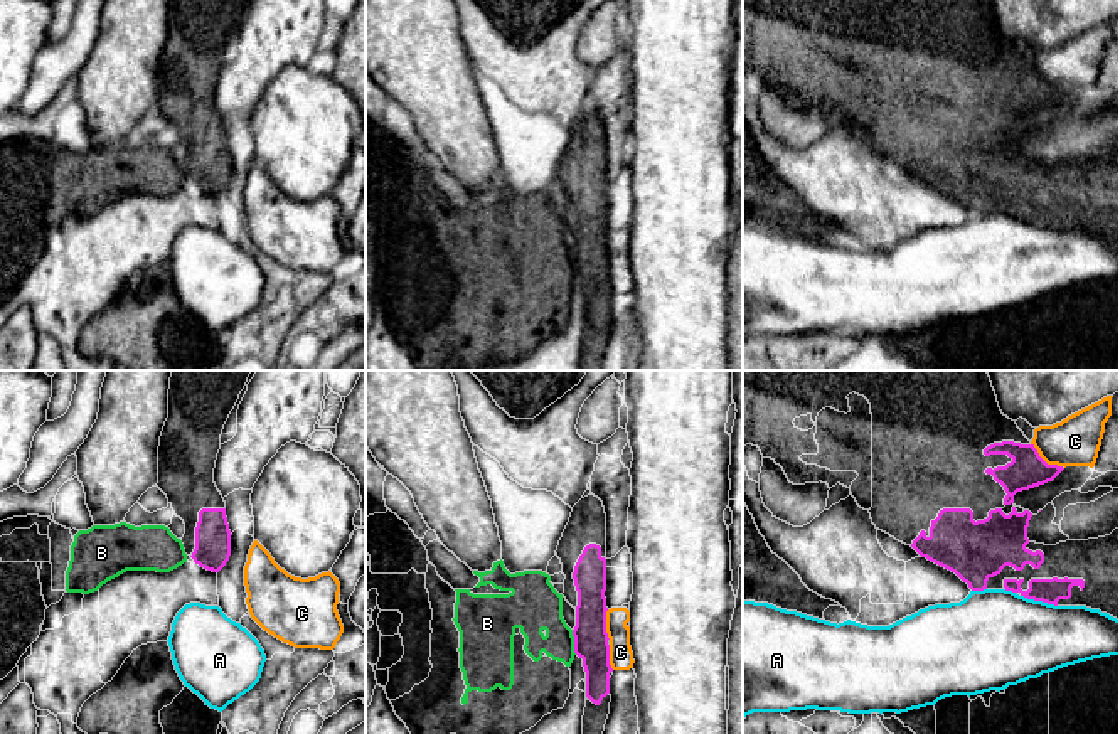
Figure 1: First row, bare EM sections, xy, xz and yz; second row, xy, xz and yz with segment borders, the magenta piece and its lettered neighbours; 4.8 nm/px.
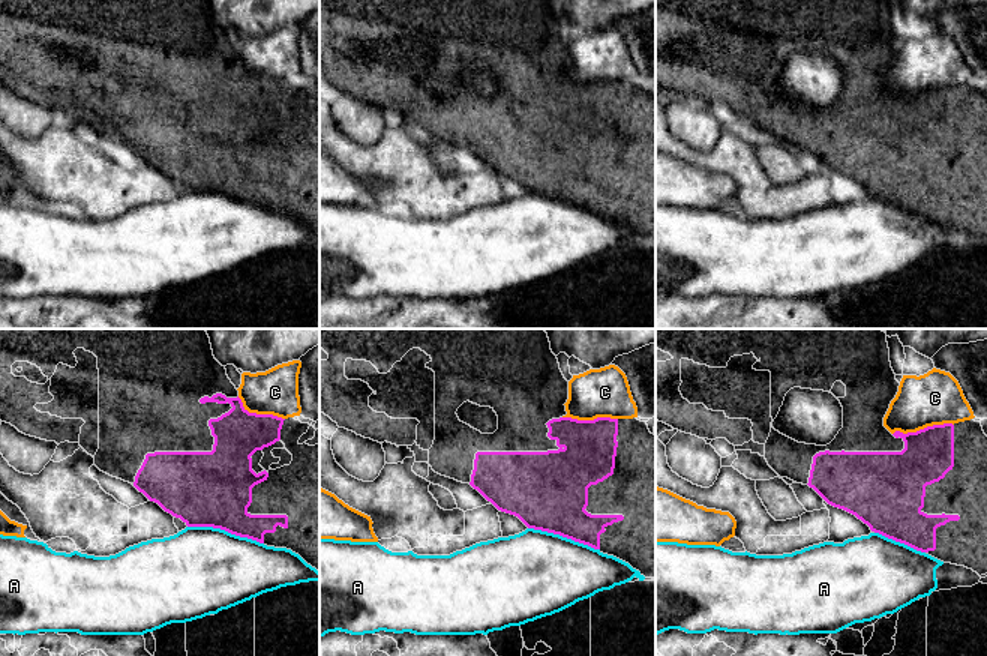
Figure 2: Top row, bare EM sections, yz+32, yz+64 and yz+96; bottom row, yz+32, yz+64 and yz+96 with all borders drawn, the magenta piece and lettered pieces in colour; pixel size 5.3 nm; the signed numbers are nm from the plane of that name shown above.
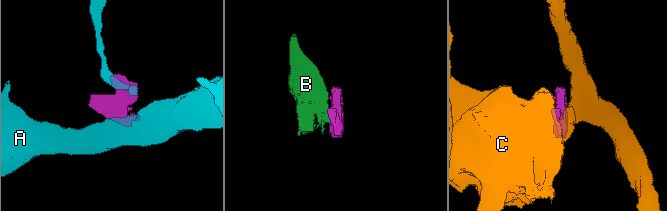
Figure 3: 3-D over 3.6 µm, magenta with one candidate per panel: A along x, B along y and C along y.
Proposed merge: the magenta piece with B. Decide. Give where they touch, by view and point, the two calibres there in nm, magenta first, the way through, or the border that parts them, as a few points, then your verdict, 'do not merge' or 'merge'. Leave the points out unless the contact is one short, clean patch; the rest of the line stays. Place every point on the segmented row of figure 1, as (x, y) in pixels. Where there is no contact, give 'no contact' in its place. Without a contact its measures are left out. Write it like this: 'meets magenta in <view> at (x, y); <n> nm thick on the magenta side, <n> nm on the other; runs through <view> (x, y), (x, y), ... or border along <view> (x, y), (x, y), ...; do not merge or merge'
meets magenta in xz at (575, 642); 160 nm thick on the magenta side, 240 nm on the other; border along xz (571, 630), (576, 654); do not merge

